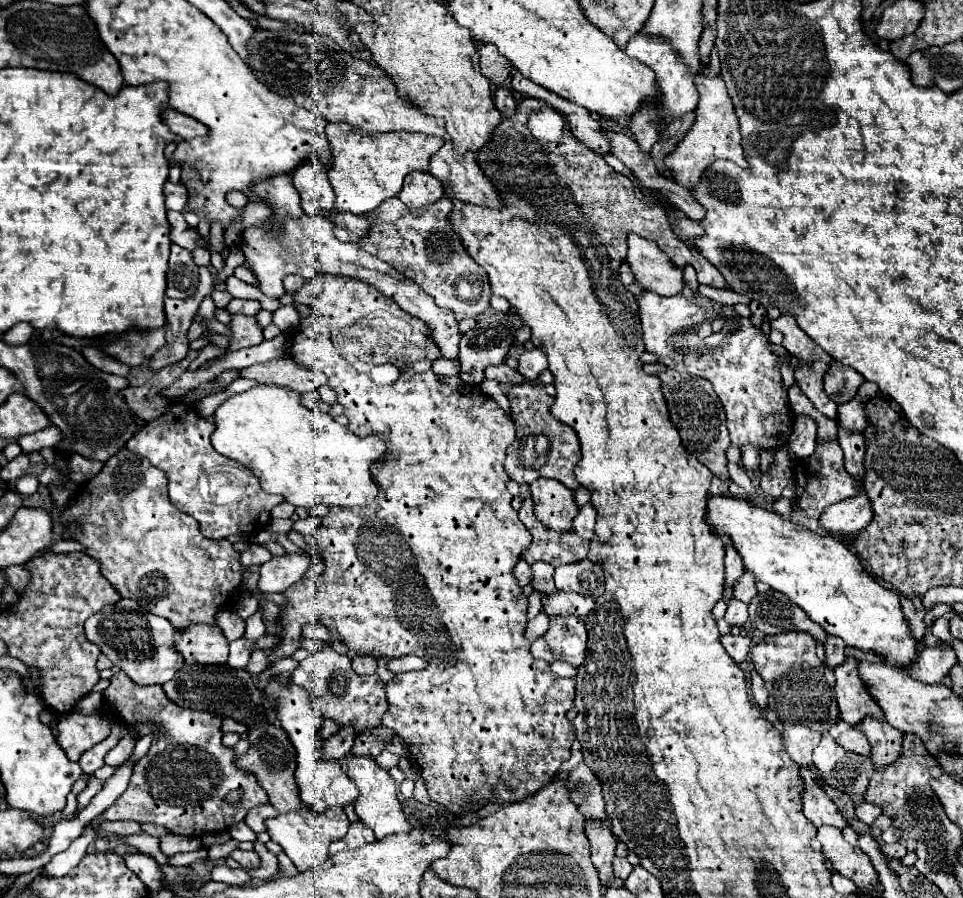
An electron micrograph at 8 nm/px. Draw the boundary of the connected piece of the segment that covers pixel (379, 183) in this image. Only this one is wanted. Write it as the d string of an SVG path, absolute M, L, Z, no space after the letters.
M328 123L326 135L332 149L332 169L328 179L336 193L336 209L354 215L374 211L382 201L396 197L402 189L404 177L412 171L428 171L430 157L444 145L444 139L420 133L364 133L348 123Z

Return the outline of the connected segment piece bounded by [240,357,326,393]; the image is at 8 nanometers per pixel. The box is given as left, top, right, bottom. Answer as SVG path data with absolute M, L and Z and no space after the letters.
M280 357L280 359L260 363L260 365L240 369L240 375L246 379L264 383L264 385L282 385L296 393L316 391L318 387L326 385L326 375L322 371L300 367L290 357Z

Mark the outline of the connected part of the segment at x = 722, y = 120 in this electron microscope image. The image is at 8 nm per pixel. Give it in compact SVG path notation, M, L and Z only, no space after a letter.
M702 73L696 75L696 89L700 93L700 101L696 107L696 123L690 127L688 135L680 145L668 155L666 167L672 173L674 181L680 183L686 189L692 189L700 183L700 175L710 167L716 159L730 159L740 167L748 167L744 159L744 151L740 145L740 127L738 127L738 117L734 113L732 99L726 91L726 85L720 77L704 77Z

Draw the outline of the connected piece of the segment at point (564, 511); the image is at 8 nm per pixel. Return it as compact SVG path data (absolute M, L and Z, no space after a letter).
M538 479L530 485L534 499L534 515L542 525L554 531L570 531L572 519L578 515L578 505L570 489L554 479Z

